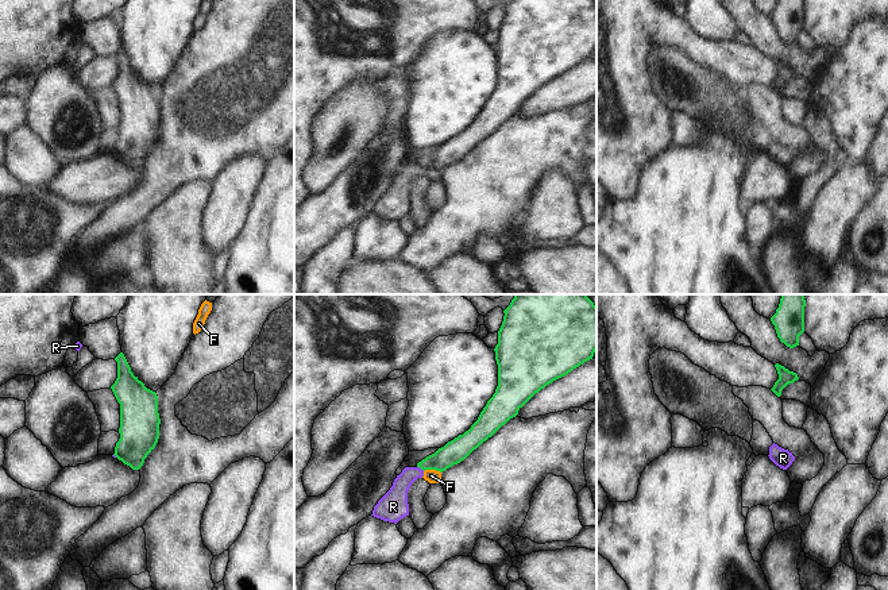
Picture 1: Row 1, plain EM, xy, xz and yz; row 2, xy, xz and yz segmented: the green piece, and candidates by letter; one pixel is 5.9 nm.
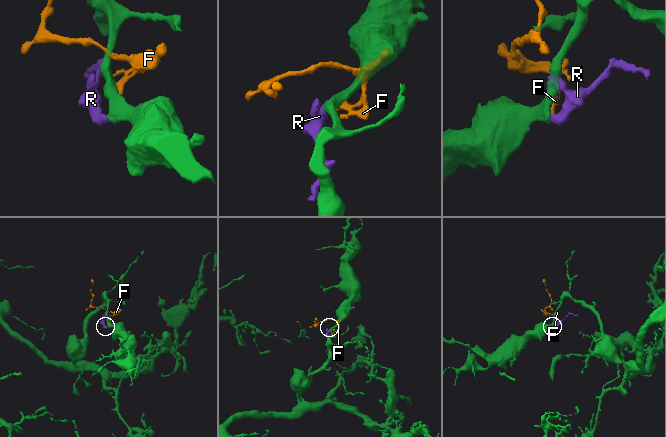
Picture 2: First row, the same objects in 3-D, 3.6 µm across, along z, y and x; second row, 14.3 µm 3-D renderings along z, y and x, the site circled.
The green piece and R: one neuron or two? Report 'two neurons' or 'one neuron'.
two neurons

